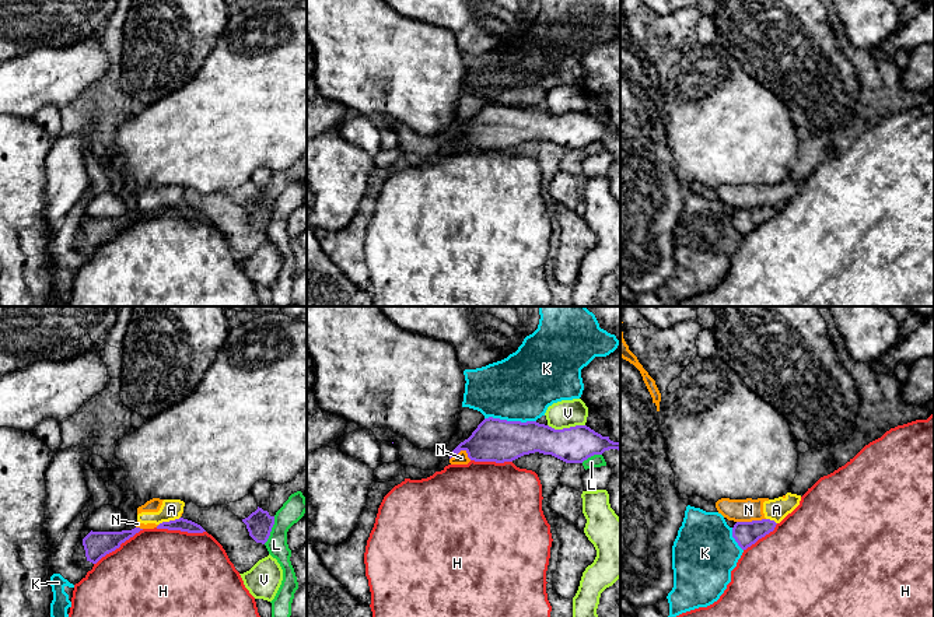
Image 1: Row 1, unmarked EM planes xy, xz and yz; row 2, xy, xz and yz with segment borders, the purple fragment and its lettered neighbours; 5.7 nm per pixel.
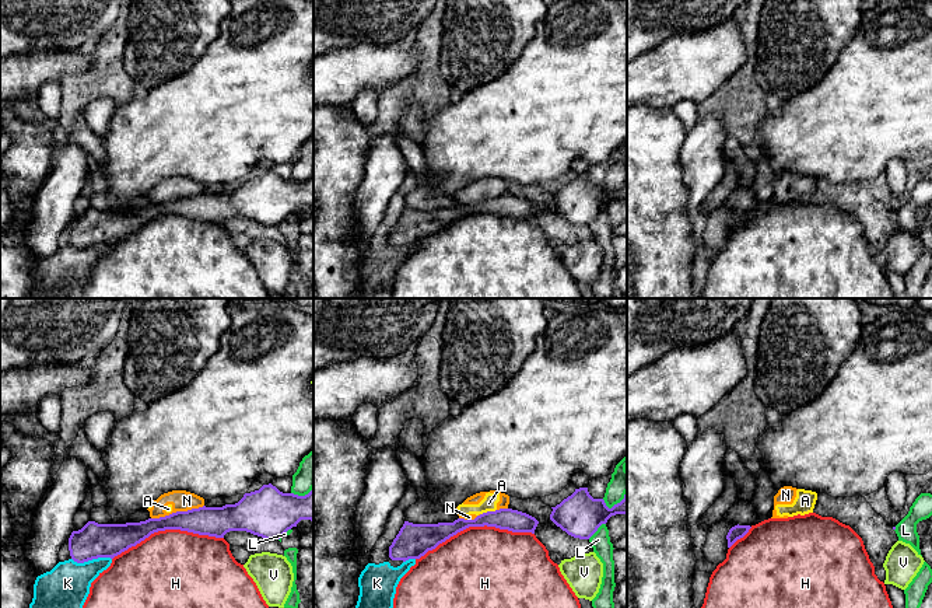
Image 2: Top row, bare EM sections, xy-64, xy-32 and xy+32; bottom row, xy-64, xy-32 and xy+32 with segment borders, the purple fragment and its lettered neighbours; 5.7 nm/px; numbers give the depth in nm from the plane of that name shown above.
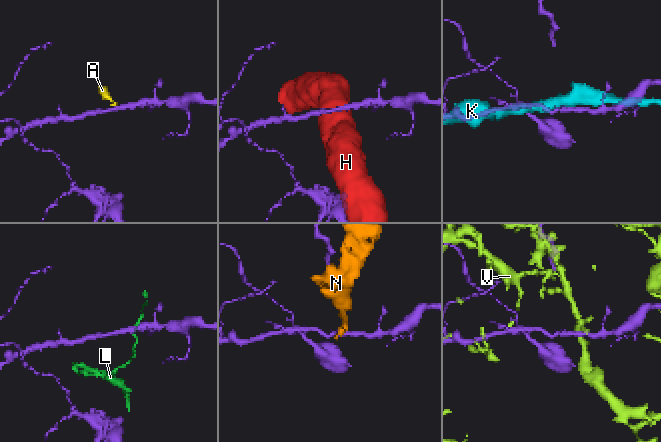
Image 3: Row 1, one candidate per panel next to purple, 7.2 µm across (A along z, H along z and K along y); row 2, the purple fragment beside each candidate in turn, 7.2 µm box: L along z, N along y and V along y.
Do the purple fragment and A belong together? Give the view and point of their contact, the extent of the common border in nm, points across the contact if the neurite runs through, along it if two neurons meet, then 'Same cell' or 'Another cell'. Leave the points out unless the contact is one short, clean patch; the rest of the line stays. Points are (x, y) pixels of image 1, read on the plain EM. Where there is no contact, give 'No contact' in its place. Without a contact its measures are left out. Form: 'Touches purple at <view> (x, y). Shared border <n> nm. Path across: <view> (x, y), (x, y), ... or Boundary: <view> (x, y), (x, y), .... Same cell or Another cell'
Touches purple at xy (170, 207). Shared border 140 nm. Boundary: xy (179, 203), (163, 207), (158, 211). Another cell

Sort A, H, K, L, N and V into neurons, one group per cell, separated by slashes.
A N / H / K / L / V

